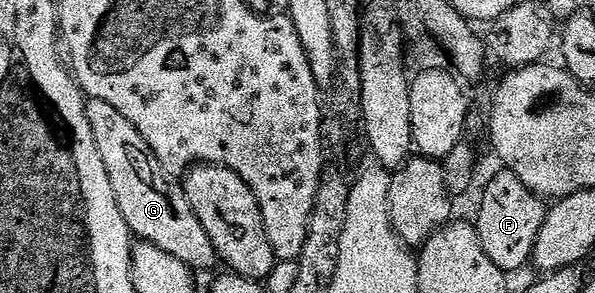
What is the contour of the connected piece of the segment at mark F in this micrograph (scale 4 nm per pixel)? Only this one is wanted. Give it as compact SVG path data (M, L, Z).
M503 169L500 172L500 175L495 175L488 181L487 188L483 191L483 200L479 203L479 220L474 220L473 226L488 257L504 273L512 273L511 271L519 271L526 263L528 266L532 262L531 254L535 248L537 233L541 233L541 225L545 221L549 207L540 196L534 195L512 171Z

